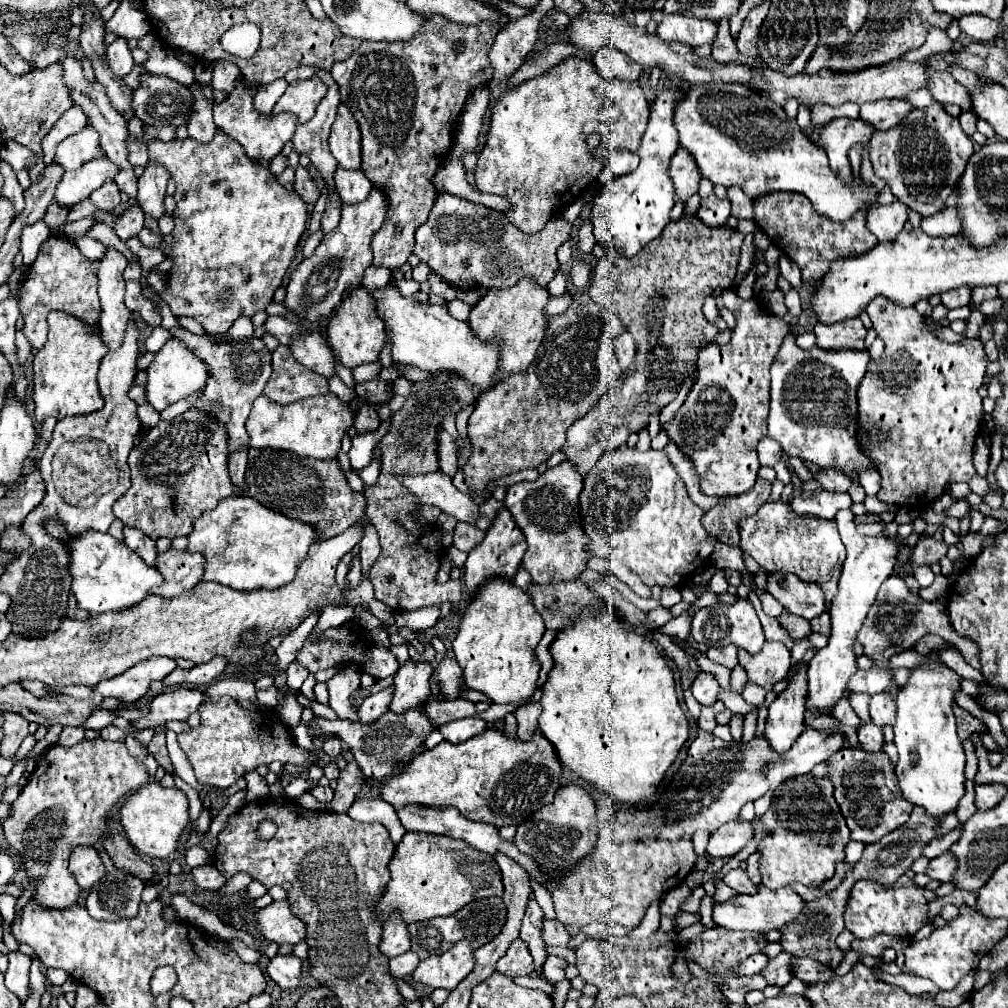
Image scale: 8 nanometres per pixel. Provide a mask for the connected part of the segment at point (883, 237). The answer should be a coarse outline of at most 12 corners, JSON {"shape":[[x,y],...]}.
{"shape":[[886,185],[867,214],[879,242],[893,242],[907,222],[907,206]]}

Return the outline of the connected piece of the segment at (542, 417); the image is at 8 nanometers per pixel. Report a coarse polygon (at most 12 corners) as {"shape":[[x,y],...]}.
{"shape":[[587,292],[479,396],[465,484],[537,468],[623,370]]}

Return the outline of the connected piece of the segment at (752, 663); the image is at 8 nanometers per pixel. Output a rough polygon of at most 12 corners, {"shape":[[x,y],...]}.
{"shape":[[781,642],[757,654],[739,650],[749,682],[767,686],[787,678],[791,654]]}

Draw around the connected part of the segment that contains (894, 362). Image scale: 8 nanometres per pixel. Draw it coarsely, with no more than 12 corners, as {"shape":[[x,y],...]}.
{"shape":[[885,296],[859,390],[879,500],[921,508],[975,476],[983,342]]}

